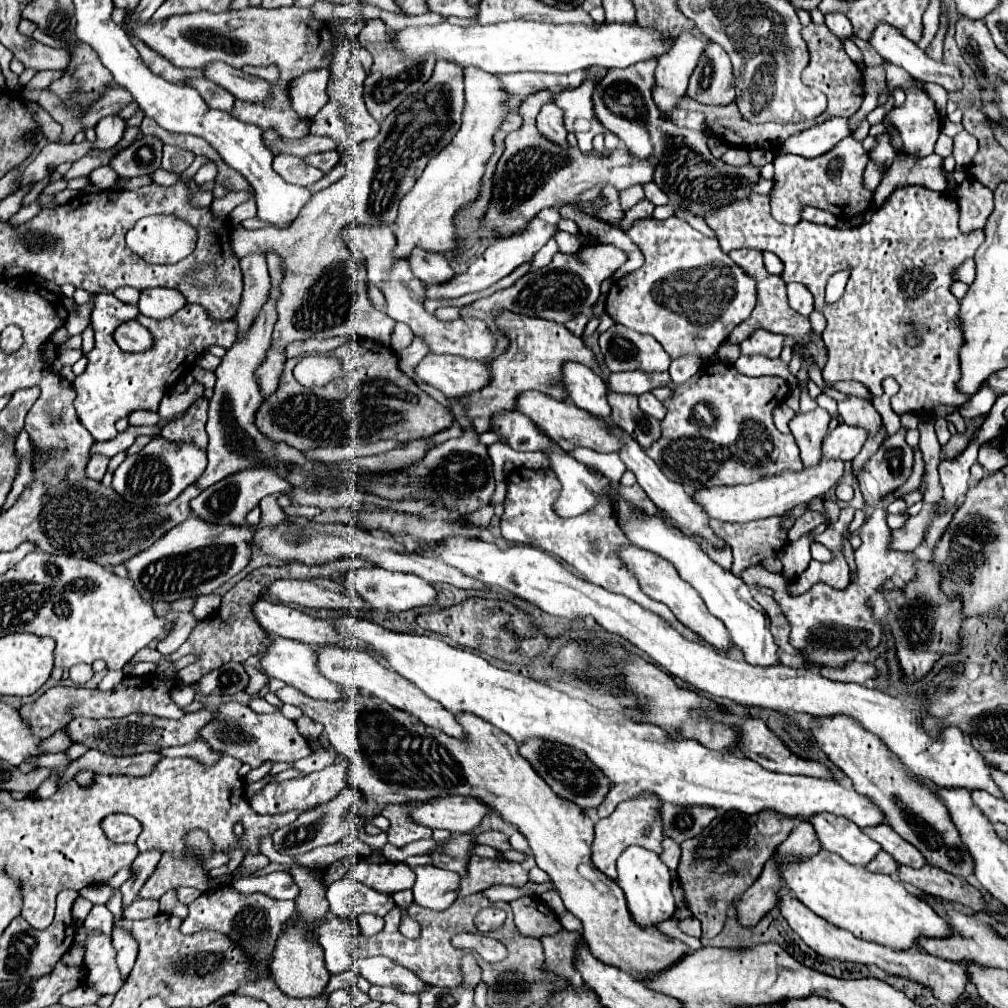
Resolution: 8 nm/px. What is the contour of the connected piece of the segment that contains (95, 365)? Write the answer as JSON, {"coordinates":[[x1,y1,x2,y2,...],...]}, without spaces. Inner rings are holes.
{"coordinates":[[102,294,102,296,92,296,92,300,94,300,94,310,92,310,92,328,94,328,94,332,96,332,96,344,94,344,94,348,92,348,92,364,88,364,88,368,86,368,86,370,84,370,84,372,82,372,82,374,81,374,81,375,80,375,80,376,77,376,77,377,76,377,76,378,75,378,75,380,74,380,74,382,73,382,73,387,74,387,74,390,76,390,76,394,78,394,78,398,76,398,76,412,78,412,78,418,80,418,80,422,82,422,82,426,84,426,84,428,86,428,86,430,88,430,88,432,90,432,90,434,92,434,92,438,94,438,94,440,98,440,98,442,104,442,104,440,112,440,112,438,114,438,114,436,116,436,116,434,118,434,118,430,116,430,116,428,114,428,114,422,116,422,116,420,118,420,118,418,126,418,126,416,128,416,128,414,130,414,130,412,134,412,134,410,138,410,138,408,140,408,140,410,152,410,152,412,158,412,158,406,160,406,160,400,162,400,162,398,164,398,164,394,166,394,166,392,168,392,168,390,170,390,170,386,174,386,174,384,176,384,176,382,178,382,178,380,180,380,180,378,182,378,182,374,186,374,186,372,190,372,190,366,192,366,192,364,194,364,194,360,196,360,196,358,198,358,198,356,200,356,200,354,202,354,202,352,204,352,204,348,208,348,208,346,212,346,212,344,216,344,216,346,222,346,222,348,226,348,226,350,228,350,228,348,230,348,230,346,232,346,232,344,234,344,234,336,236,336,236,322,234,322,234,320,222,320,222,322,218,322,218,320,212,320,212,318,210,318,210,316,208,316,208,314,206,314,206,308,202,308,202,306,200,306,200,304,186,304,186,306,184,306,184,308,182,308,182,310,178,310,178,312,176,312,176,314,174,314,174,316,171,316,171,317,170,317,170,318,166,318,166,319,164,319,164,320,154,320,154,319,152,319,152,318,148,318,148,317,146,317,146,316,144,316,144,315,142,315,142,314,140,314,140,312,138,312,138,308,136,308,136,306,130,306,130,304,124,304,124,302,120,302,120,300,118,300,118,298,114,298,114,296,112,296,112,294],[138,314,140,314,140,315,139,315,139,316,138,316],[136,316,138,316,138,318,137,318,137,321,139,321,139,323,140,323,140,324,141,324,141,325,143,325,143,326,144,326,144,327,146,327,146,328,147,328,147,329,148,329,148,331,149,331,149,332,150,332,150,334,151,334,151,335,152,335,152,337,153,337,153,339,154,339,154,340,155,340,155,342,154,342,154,345,153,345,153,346,152,346,152,348,150,348,150,350,146,350,146,352,122,352,122,350,120,350,120,348,118,348,118,346,116,346,116,342,114,342,114,338,112,338,112,332,114,332,114,330,116,330,116,326,118,326,118,324,120,324,120,322,124,322,124,320,134,320,134,318,136,318]]}

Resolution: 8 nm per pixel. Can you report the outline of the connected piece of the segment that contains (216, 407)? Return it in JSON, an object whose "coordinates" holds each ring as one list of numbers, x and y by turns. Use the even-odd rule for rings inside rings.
{"coordinates":[[268,254,268,270,272,276,272,290,268,302,262,306,260,316,252,324,252,328,246,334,246,340,240,344,234,344,226,356,222,358,222,364,216,368,216,386,214,386,214,396,210,398,210,410,208,410,208,422,206,422,206,432,210,436,208,442,208,466,204,474,198,478,198,486,204,490,222,478,248,470,248,468,258,468,258,466,268,466,276,470,278,476,282,476,290,486,306,490,308,492,320,492,320,490,330,490,336,480,344,480,342,470,334,470,332,464,308,458,304,452,288,446,286,442,274,442,266,438,264,434,258,432,254,424,254,412,262,404,262,392,258,390,258,376,256,370,258,366,266,360,266,354,270,350,272,342,272,326,276,322,276,312,274,312,274,298,278,294,278,282,282,280,282,262,276,254]]}

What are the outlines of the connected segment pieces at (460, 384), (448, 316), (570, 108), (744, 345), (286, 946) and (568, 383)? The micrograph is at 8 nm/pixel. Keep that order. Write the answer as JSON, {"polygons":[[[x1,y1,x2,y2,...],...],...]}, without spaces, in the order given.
{"polygons":[[[426,354,414,368,414,374,428,386,438,388,448,398,480,390,490,380,486,364,452,354]],[[452,306,440,307,434,314,441,321,453,321,460,317,460,308]],[[586,78,578,88,572,90,562,90,560,94,554,96,554,104,562,108,564,112,564,126,568,132,572,132,572,120,594,120,592,134,604,134,608,132,602,128,602,122,598,122,594,114,594,102,592,102,592,92,598,82,592,78]],[[758,330,752,336,748,336,746,340,742,340,738,346,740,346,740,352,746,356,760,354,766,358,778,358,782,344,784,344,784,336,772,334,766,330]],[[294,928,286,930,286,934,282,934,282,938,278,938,270,970,272,970,274,980,278,982,280,990,290,994,290,996,298,996,298,998,320,994,324,990,324,986,328,984,328,978,330,978,330,974,328,974,328,970,324,966,322,946,320,944,310,944]],[[564,362,560,374,570,400,578,408,590,414,610,416,610,406,606,400,606,384,596,372,592,372,588,366,580,362]]]}

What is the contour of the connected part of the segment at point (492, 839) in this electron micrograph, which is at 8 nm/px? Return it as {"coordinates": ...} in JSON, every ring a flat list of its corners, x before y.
{"coordinates":[[487,831,476,835,474,838,476,844,484,844,492,846,495,849,502,850,502,852,508,852,512,850,512,846,509,842,509,838,502,832]]}

